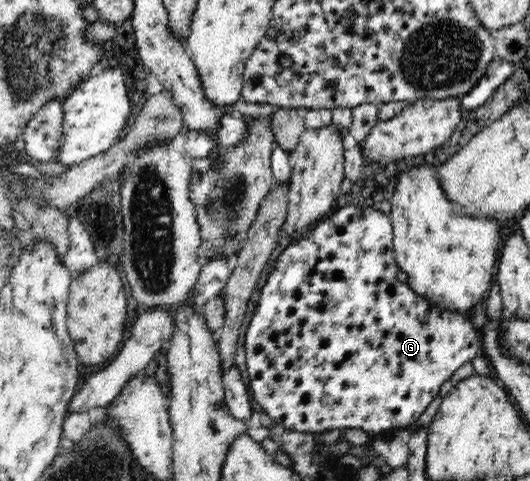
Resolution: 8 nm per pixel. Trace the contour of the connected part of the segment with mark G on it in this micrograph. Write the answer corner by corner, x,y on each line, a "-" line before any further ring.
349,204
332,212
330,217
321,221
303,237
293,240
282,252
279,263
261,289
258,306
245,335
246,368
251,379
251,391
255,401
258,401
271,419
287,428
314,434
332,429
363,429
371,441
391,430
408,429
421,417
433,398
440,397
441,385
449,381
463,363
471,361
475,355
481,355
478,330
473,327
469,315
459,310
443,308
431,298
417,294
407,282
399,280
398,275
402,270
395,260
393,244
393,225
387,214
381,213
375,207
355,207

